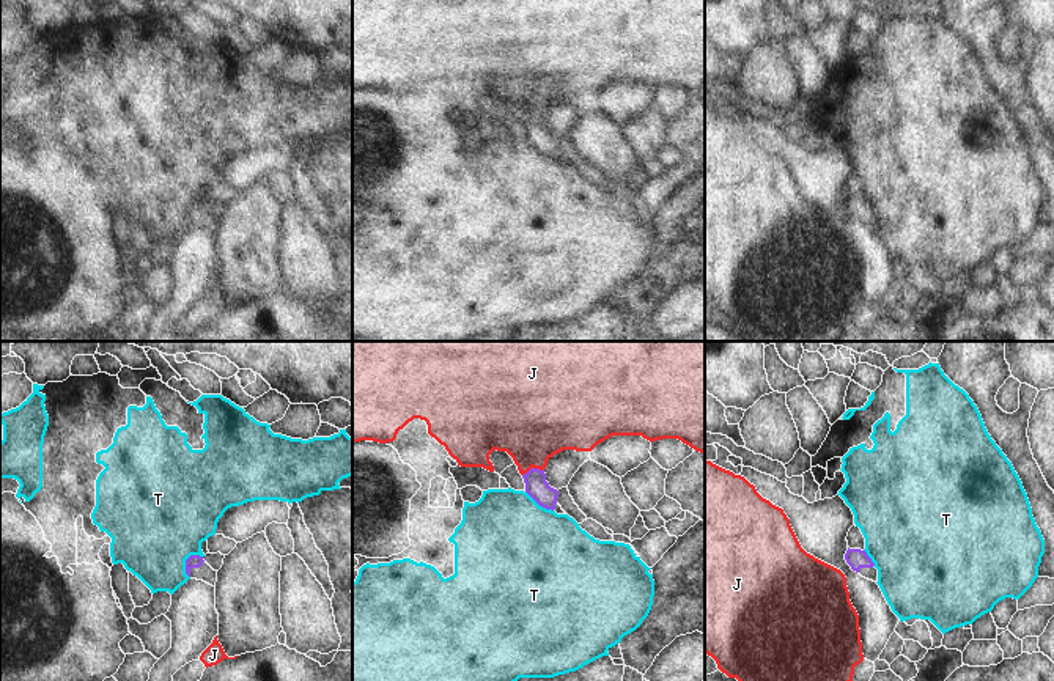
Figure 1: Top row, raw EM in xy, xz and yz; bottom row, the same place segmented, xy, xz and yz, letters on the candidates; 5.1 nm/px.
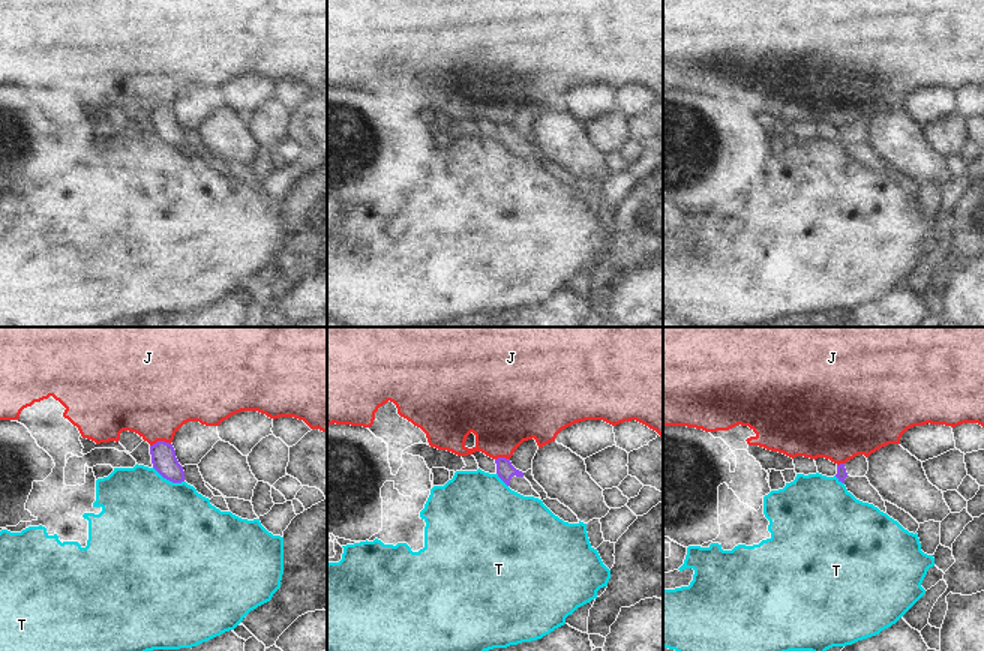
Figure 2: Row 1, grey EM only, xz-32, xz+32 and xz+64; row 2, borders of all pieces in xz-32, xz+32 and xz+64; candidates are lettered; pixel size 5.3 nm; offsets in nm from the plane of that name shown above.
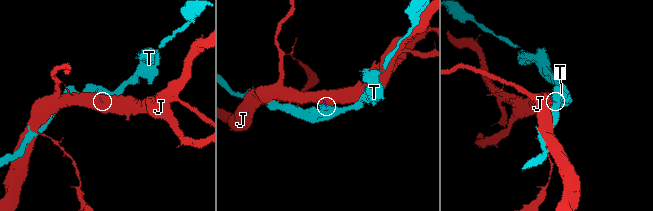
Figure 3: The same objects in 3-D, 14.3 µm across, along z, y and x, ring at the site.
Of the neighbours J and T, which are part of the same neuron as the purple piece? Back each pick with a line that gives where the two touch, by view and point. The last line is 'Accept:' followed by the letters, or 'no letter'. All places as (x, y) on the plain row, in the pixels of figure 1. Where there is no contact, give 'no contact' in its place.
Accept: no letter

